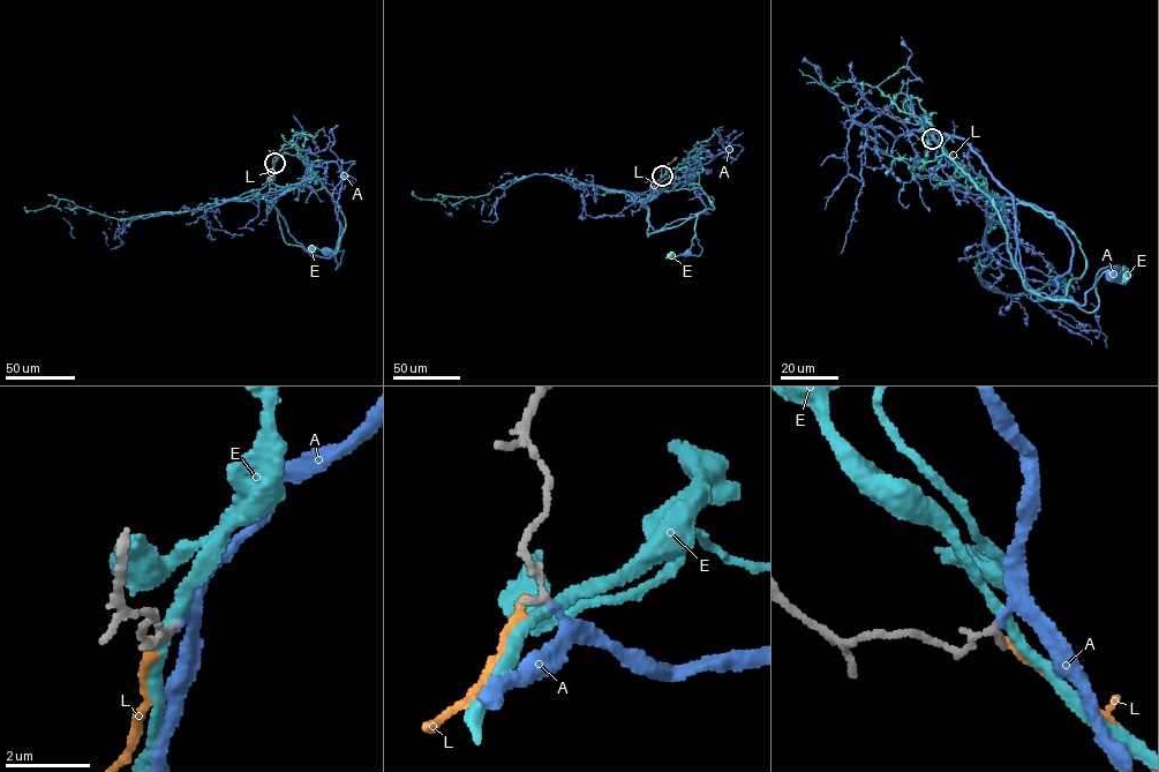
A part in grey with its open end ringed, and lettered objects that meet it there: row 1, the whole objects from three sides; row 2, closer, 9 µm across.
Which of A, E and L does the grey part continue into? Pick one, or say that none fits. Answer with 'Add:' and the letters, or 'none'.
Add: A

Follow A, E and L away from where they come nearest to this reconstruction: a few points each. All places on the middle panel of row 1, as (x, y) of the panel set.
A: (662, 175), (685, 177), (709, 214), (698, 216), (694, 224), (701, 252), (698, 256), (686, 253)
E: (662, 175), (689, 178), (714, 207), (698, 214), (693, 245), (683, 254), (670, 255)
L: (661, 175), (651, 192)

